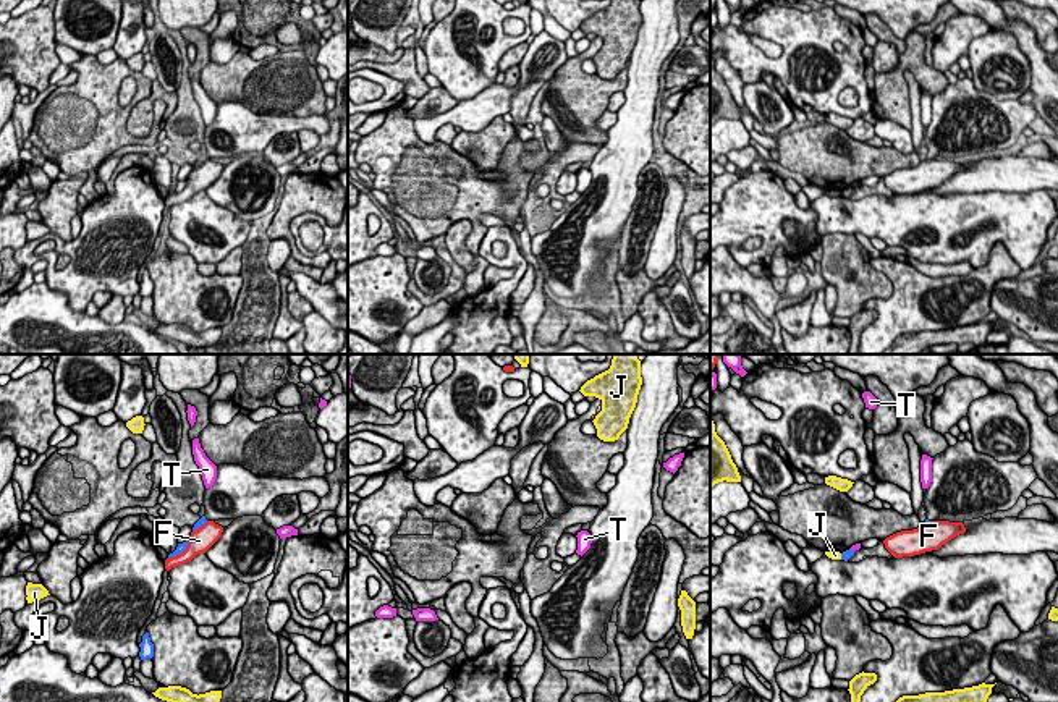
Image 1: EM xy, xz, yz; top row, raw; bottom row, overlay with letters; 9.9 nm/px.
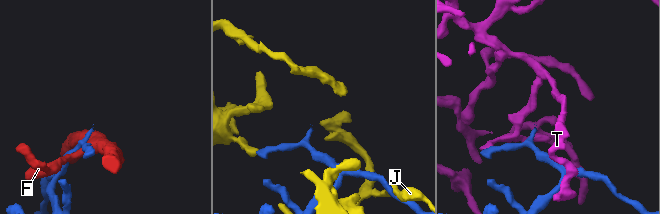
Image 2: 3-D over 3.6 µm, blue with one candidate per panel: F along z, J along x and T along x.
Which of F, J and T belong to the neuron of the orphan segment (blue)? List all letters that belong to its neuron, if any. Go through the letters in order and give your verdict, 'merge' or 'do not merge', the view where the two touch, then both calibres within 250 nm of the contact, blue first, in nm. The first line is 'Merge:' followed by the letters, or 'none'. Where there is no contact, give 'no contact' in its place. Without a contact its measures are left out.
Merge: none
F: do not merge; meets blue in xy; 90 nm thick on the blue side, 240 nm on the other
J: do not merge; meets blue in yz; 90 nm thick on the blue side, 100 nm on the other
T: do not merge; meets blue in yz; 90 nm thick on the blue side, 60 nm on the other

